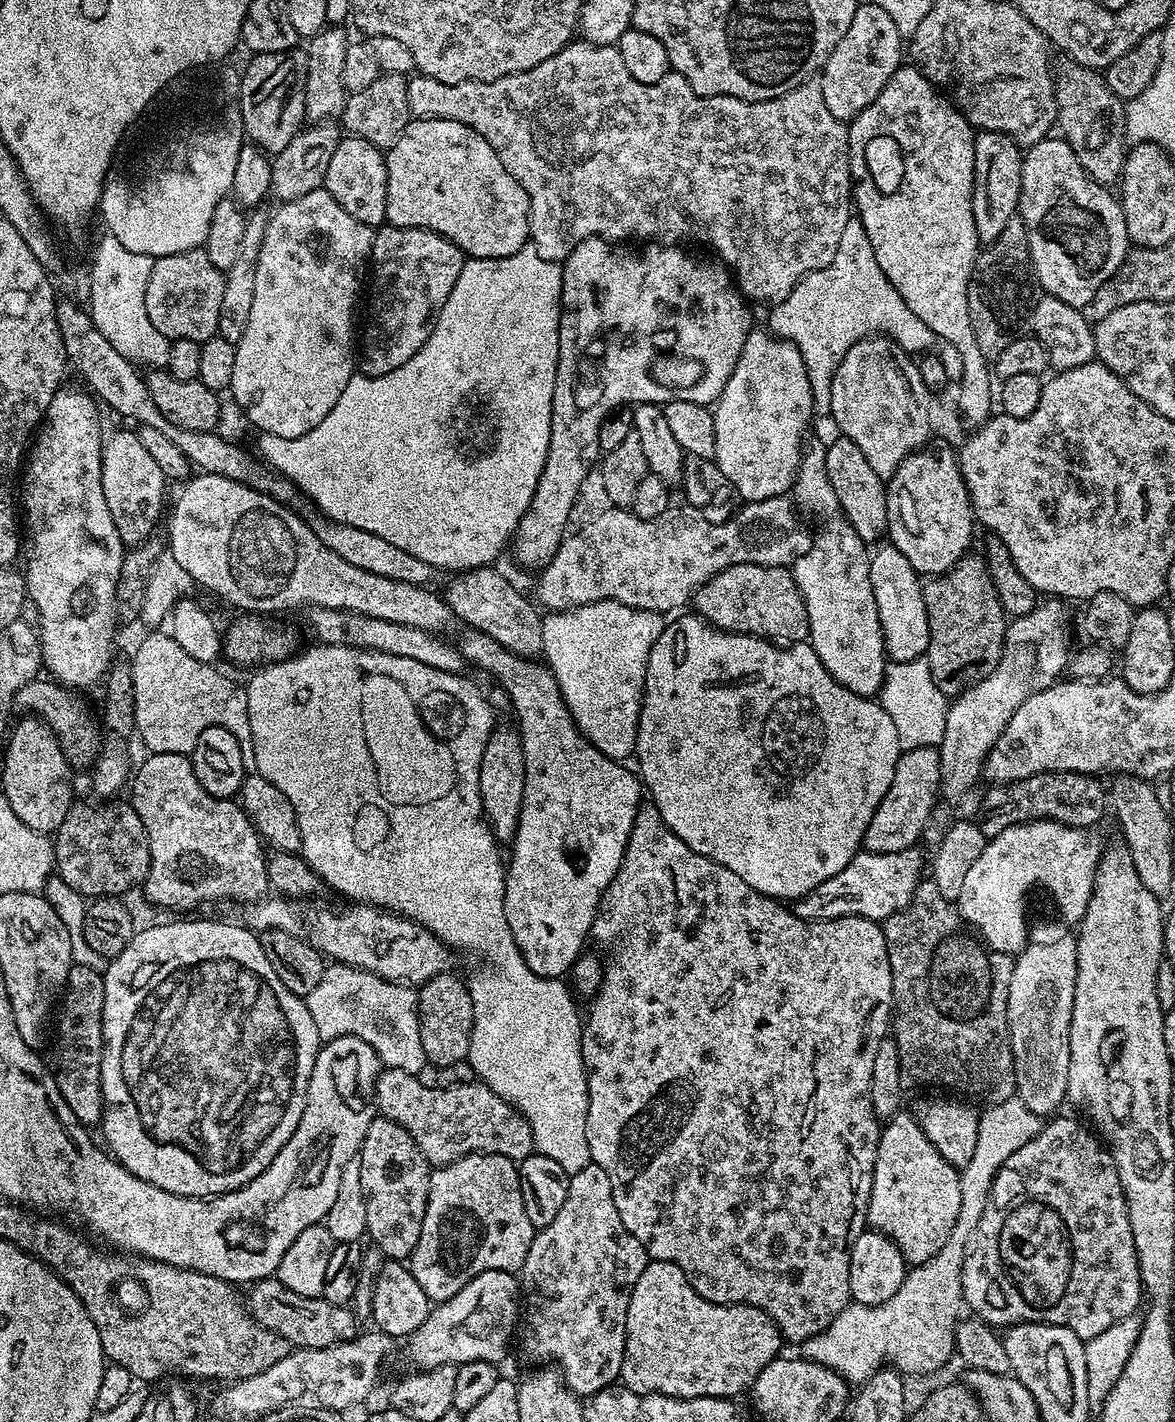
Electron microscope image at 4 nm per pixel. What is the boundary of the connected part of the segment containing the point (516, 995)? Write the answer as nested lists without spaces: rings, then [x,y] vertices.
[[[315,646],[309,652],[301,651],[299,654],[293,654],[286,660],[277,660],[269,663],[267,666],[261,667],[260,672],[253,678],[249,684],[246,684],[248,694],[248,713],[250,714],[250,734],[254,742],[254,762],[256,763],[256,772],[267,778],[274,786],[278,786],[278,790],[282,790],[282,794],[286,794],[286,798],[290,802],[290,806],[294,808],[296,821],[298,822],[298,830],[300,831],[300,850],[299,855],[303,856],[305,862],[310,866],[310,870],[314,870],[314,874],[318,874],[318,878],[325,885],[328,884],[336,892],[341,892],[342,895],[348,896],[349,901],[359,902],[362,904],[373,904],[376,908],[383,908],[389,912],[396,913],[397,916],[407,916],[416,924],[420,924],[426,930],[433,932],[439,940],[447,944],[453,950],[461,948],[464,952],[473,952],[480,959],[480,965],[472,972],[472,977],[467,977],[468,993],[472,999],[474,1006],[474,1026],[470,1034],[470,1050],[468,1051],[467,1062],[474,1071],[476,1071],[476,1080],[479,1083],[485,1084],[490,1090],[494,1090],[494,1094],[498,1094],[498,1098],[502,1098],[508,1104],[512,1104],[526,1118],[526,1122],[532,1131],[532,1146],[539,1155],[546,1158],[554,1158],[554,1162],[558,1162],[558,1166],[562,1166],[562,1170],[566,1170],[569,1174],[582,1170],[586,1165],[592,1163],[592,1155],[590,1154],[590,1146],[586,1142],[586,1110],[588,1109],[588,1083],[586,1082],[586,1070],[582,1062],[582,1040],[580,1033],[582,1031],[582,1012],[576,1009],[577,997],[574,995],[573,989],[569,987],[563,979],[553,978],[550,976],[536,976],[530,970],[530,966],[522,958],[522,954],[518,950],[518,946],[514,942],[514,934],[510,934],[510,926],[506,922],[506,910],[504,909],[504,873],[506,871],[505,863],[501,860],[498,852],[498,841],[492,835],[492,829],[488,827],[488,821],[484,818],[484,811],[480,805],[480,791],[478,790],[478,770],[482,762],[482,750],[486,750],[486,742],[488,735],[494,731],[494,723],[492,717],[494,711],[491,705],[488,704],[485,693],[479,692],[474,685],[463,680],[463,675],[455,672],[443,672],[442,670],[434,670],[430,666],[422,666],[422,662],[414,662],[414,658],[398,658],[390,654],[382,654],[381,652],[365,652],[358,648],[333,648],[331,646]]]

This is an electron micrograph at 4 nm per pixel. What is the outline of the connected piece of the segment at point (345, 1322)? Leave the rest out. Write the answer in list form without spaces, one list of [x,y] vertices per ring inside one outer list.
[[[257,1280],[246,1292],[246,1307],[259,1324],[286,1338],[292,1348],[325,1348],[353,1340],[358,1335],[358,1318],[351,1307],[335,1304],[319,1296],[294,1294],[281,1280]]]

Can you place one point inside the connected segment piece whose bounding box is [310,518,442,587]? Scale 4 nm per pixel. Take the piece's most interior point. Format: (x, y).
(361, 548)

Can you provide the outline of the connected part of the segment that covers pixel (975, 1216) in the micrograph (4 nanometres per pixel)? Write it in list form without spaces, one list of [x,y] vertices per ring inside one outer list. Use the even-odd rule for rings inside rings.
[[[1018,1098],[987,1105],[980,1112],[978,1147],[960,1172],[962,1206],[958,1208],[958,1218],[954,1222],[954,1230],[950,1230],[950,1238],[946,1238],[946,1246],[942,1246],[934,1258],[911,1265],[894,1298],[886,1298],[886,1302],[878,1306],[855,1302],[847,1304],[824,1332],[800,1343],[799,1355],[833,1368],[852,1386],[863,1384],[885,1365],[904,1374],[932,1372],[942,1367],[948,1359],[953,1359],[956,1326],[962,1316],[960,1308],[964,1304],[964,1257],[973,1243],[986,1202],[991,1197],[992,1183],[1006,1158],[1026,1146],[1026,1142],[1038,1135],[1041,1127],[1041,1117],[1035,1116]]]

